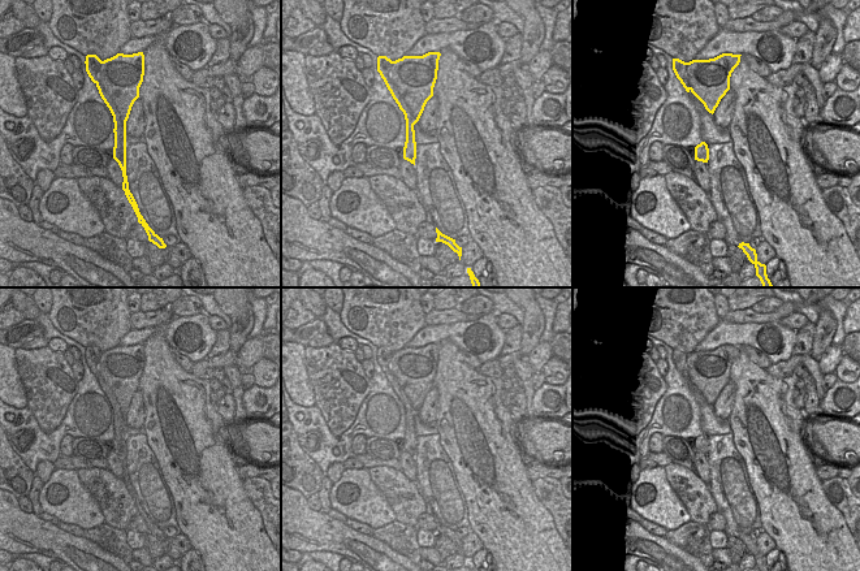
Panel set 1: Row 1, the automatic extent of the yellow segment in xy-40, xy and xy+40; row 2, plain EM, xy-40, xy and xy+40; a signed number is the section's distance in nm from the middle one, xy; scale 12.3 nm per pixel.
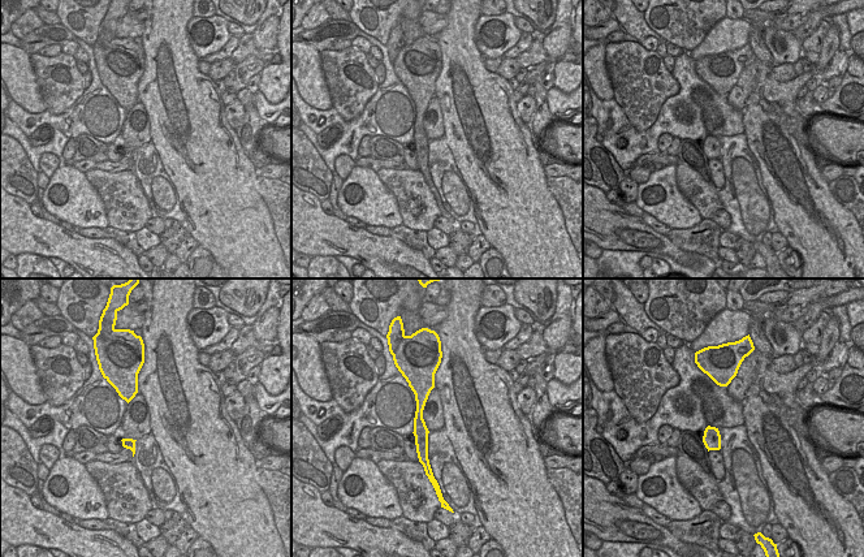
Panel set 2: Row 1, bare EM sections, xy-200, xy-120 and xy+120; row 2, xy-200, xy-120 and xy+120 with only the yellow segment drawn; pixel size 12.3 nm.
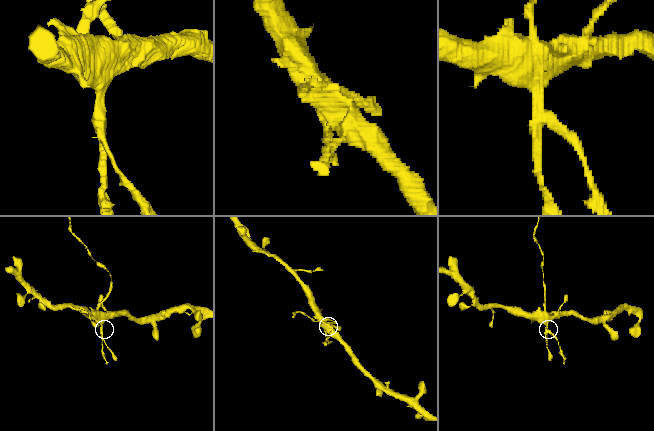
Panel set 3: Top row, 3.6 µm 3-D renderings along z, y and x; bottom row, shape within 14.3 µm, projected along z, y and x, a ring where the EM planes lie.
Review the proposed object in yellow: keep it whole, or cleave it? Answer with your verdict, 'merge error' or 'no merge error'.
merge error

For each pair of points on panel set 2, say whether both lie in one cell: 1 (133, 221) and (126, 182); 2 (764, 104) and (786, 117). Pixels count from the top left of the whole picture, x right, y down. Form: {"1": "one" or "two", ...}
{"1": "one", "2": "one"}

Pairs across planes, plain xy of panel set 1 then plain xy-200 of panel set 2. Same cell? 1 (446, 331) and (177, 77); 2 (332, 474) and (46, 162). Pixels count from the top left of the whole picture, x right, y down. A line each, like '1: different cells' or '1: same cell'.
1: different cells
2: same cell

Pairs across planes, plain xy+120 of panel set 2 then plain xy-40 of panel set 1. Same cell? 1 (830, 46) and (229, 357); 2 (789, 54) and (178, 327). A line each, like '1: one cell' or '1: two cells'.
1: two cells
2: one cell

